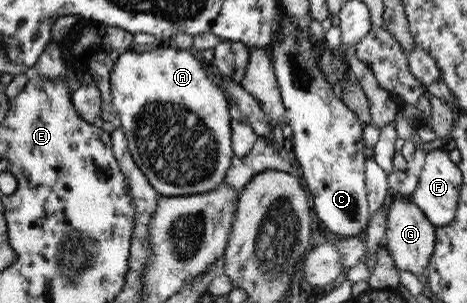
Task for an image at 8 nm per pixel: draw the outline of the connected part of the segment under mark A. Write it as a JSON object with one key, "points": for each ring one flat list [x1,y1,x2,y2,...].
{"points":[[162,47,145,52,132,52,127,49,115,59,113,69,109,74,109,85,112,105,115,109,116,117,119,120,119,126,121,126,123,132,125,132,125,141,127,142,127,148,129,148,131,158,133,158,135,165,141,170,141,173,145,175,145,179,149,181,149,185,151,185,157,193,161,196,195,195,197,193,211,191,211,189,215,189,221,181,224,181,227,168,234,159,233,150,231,150,231,140,229,139,231,126,229,126,230,115,227,108,228,103,226,98,222,95,220,88,213,85,209,77,207,77,206,64,204,64,204,62,198,61,191,55,189,50,186,49]]}

